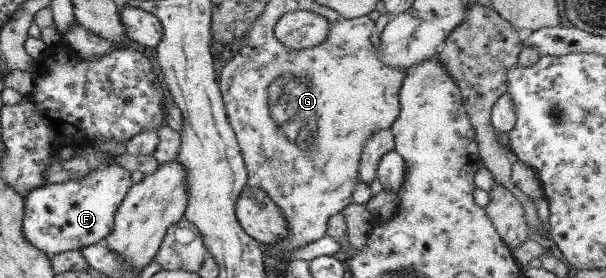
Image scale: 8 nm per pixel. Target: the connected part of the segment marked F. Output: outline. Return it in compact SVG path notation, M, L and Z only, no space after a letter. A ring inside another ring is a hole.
M114 163L96 168L83 178L57 184L44 182L24 197L24 239L48 257L103 242L112 231L113 215L131 185L130 173Z

